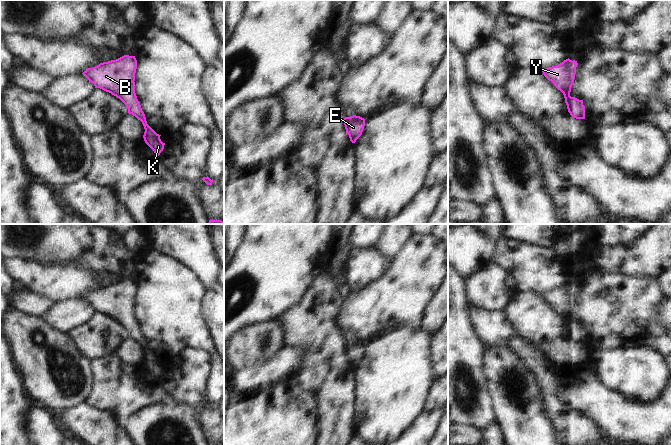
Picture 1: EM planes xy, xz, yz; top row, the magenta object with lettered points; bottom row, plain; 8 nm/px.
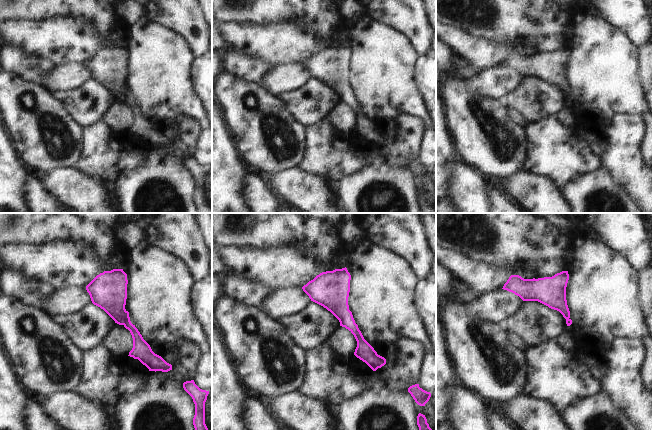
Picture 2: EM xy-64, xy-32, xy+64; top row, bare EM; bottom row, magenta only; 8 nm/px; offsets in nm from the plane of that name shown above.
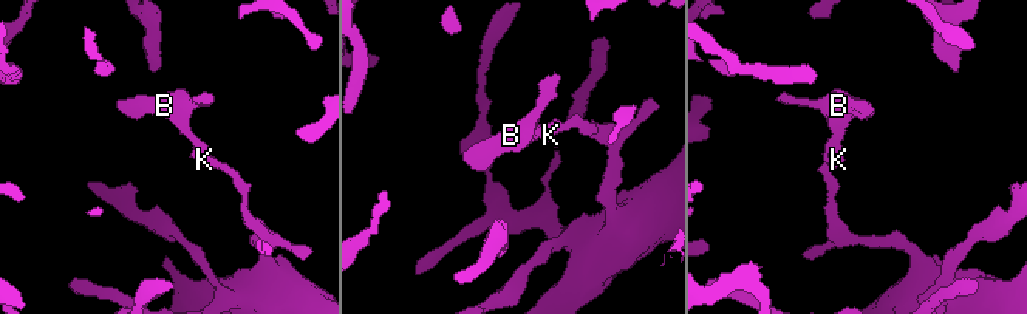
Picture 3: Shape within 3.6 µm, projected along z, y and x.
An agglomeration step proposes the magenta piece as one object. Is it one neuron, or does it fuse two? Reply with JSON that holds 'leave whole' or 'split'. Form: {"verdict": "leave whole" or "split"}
{"verdict": "leave whole"}

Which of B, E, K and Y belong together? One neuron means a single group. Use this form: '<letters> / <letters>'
B E K Y

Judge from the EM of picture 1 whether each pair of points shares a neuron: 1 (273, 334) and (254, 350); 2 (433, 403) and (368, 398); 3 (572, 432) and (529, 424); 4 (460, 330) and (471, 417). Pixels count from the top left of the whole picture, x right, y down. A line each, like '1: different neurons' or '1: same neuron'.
1: same neuron
2: different neurons
3: different neurons
4: same neuron

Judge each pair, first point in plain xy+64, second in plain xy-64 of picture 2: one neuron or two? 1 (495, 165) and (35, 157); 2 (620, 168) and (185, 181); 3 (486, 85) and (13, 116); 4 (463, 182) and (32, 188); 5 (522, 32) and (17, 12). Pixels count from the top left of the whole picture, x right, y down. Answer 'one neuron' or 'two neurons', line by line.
1: one neuron
2: two neurons
3: two neurons
4: one neuron
5: one neuron

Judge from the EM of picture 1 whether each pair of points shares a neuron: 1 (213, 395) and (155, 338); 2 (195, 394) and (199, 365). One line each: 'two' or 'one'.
1: one
2: one

